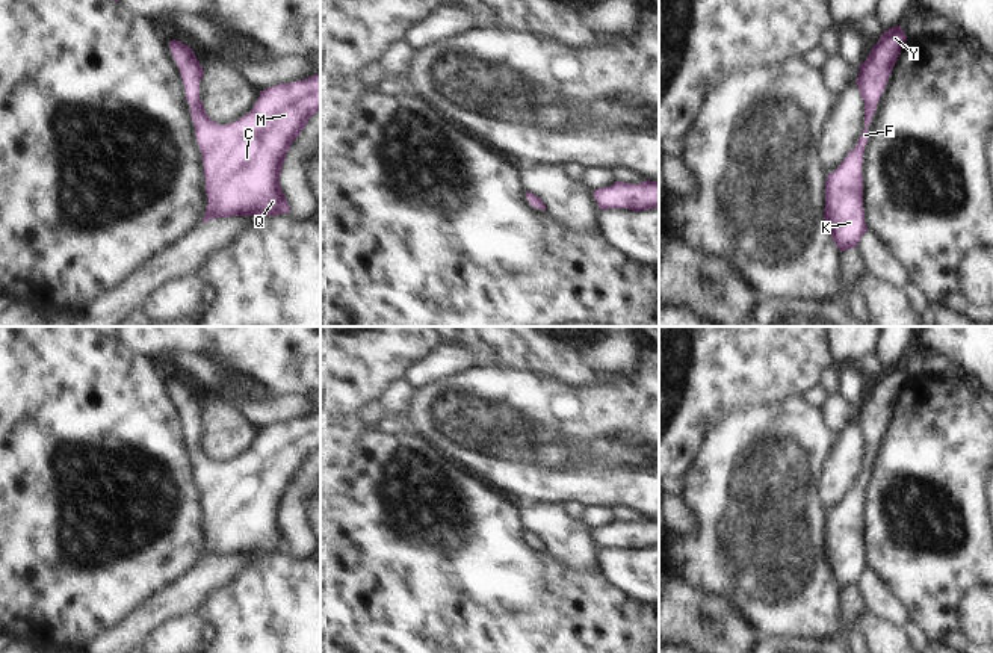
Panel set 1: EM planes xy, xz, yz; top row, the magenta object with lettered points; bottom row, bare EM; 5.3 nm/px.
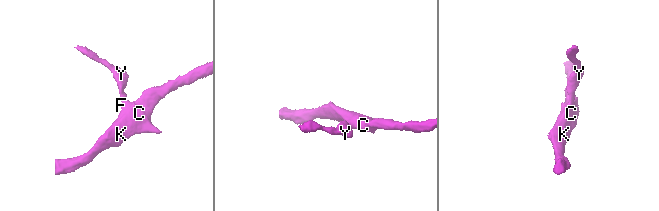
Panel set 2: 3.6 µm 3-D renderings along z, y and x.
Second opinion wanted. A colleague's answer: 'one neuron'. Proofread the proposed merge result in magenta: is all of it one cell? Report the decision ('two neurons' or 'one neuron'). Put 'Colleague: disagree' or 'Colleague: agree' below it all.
one neuron
Colleague: agree

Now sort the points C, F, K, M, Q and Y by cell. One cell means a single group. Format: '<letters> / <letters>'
C F K M Q Y

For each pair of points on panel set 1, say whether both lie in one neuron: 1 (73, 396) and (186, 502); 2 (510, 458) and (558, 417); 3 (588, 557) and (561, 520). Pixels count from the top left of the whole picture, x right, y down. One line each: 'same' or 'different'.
1: same
2: same
3: same

